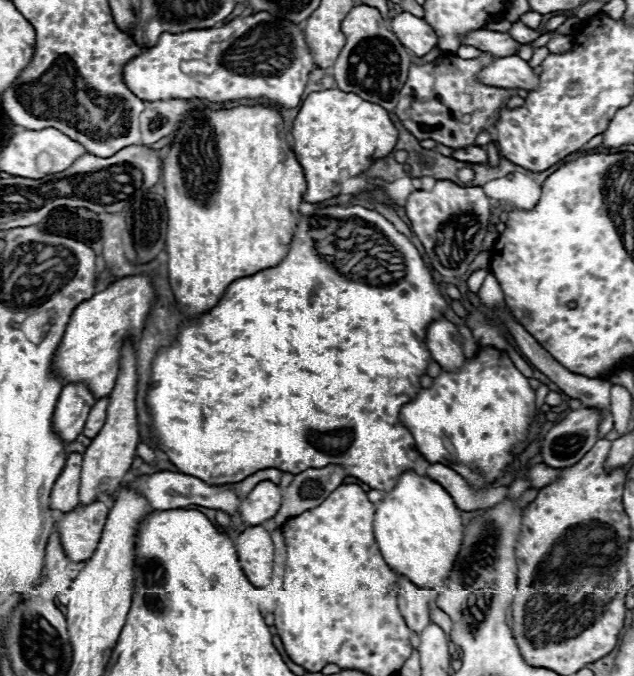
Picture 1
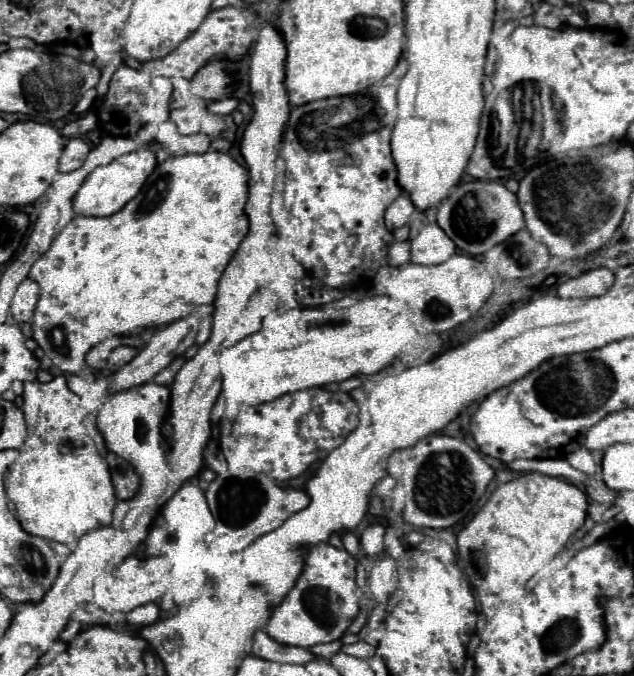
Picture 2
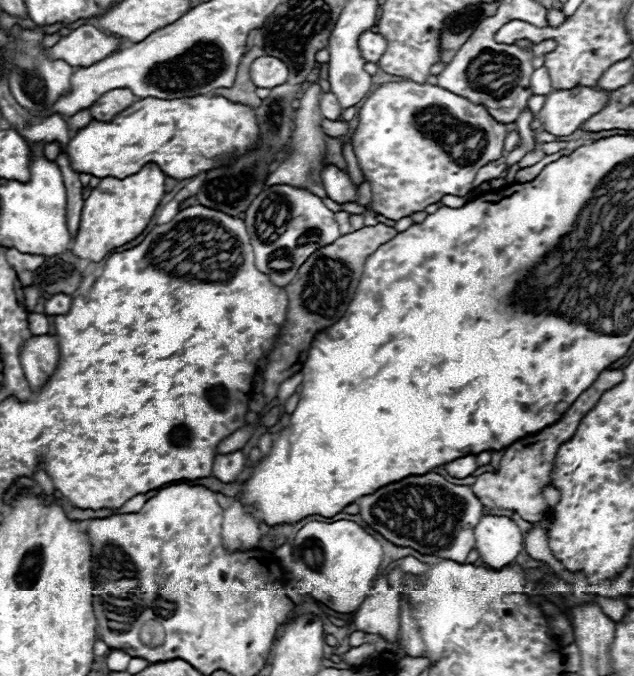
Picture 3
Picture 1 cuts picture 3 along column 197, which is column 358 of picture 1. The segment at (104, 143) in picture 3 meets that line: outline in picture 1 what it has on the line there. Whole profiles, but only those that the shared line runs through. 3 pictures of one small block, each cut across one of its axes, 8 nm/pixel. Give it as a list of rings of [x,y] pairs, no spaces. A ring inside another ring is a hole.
[[[336,88],[308,94],[294,118],[292,136],[294,154],[308,182],[304,194],[306,202],[322,202],[338,196],[346,180],[362,174],[382,156],[388,156],[398,142],[398,130],[382,106]]]

